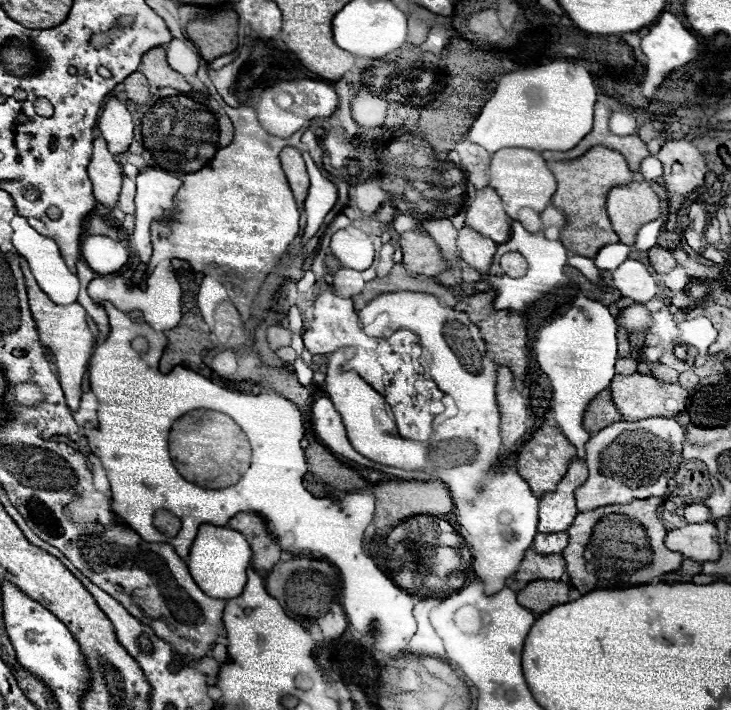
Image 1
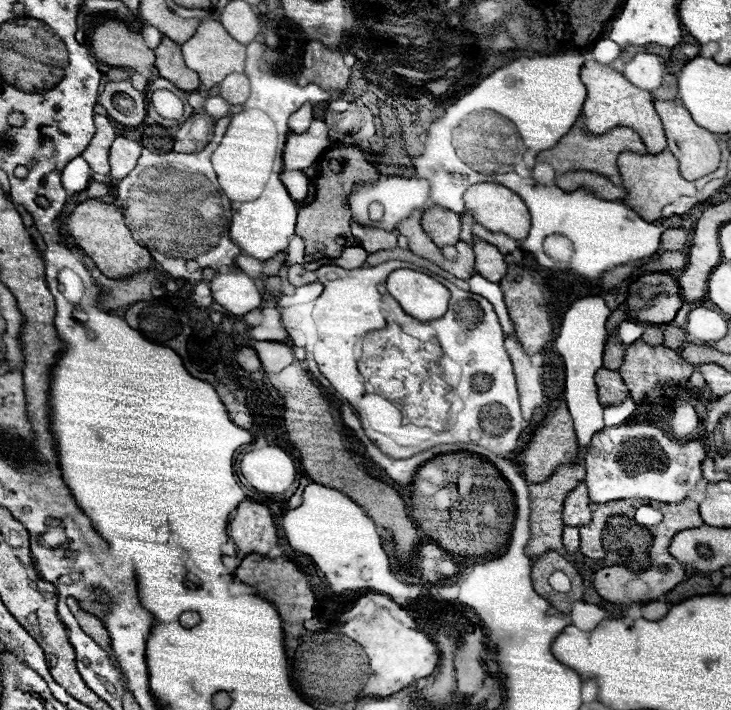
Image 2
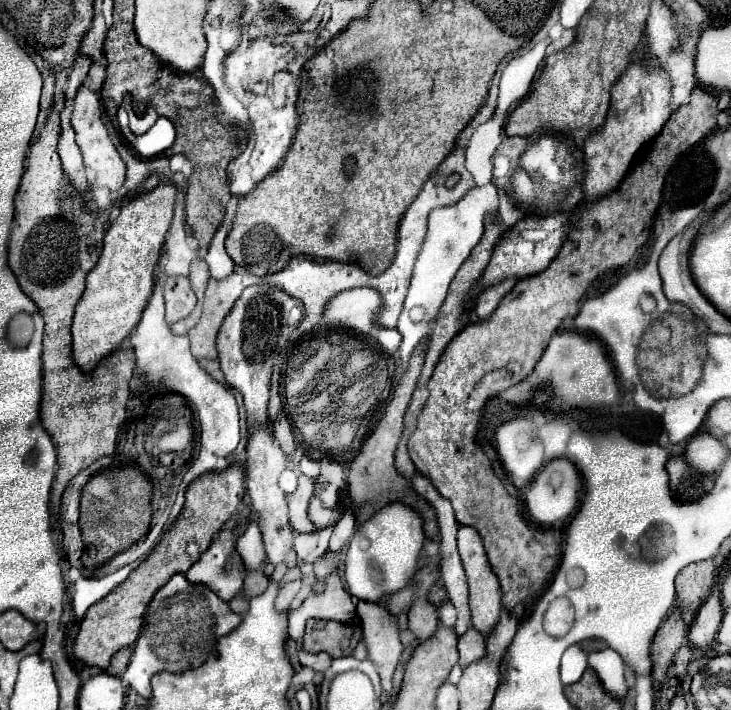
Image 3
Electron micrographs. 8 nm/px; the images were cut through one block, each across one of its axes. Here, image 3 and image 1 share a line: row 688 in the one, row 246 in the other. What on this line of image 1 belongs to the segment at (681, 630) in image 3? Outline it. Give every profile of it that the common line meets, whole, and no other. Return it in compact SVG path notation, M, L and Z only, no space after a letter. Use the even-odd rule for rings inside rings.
M654 246L648 250L648 256L650 256L650 266L658 272L658 274L666 274L670 272L674 266L676 266L676 260L672 258L670 250L664 250L660 246Z

